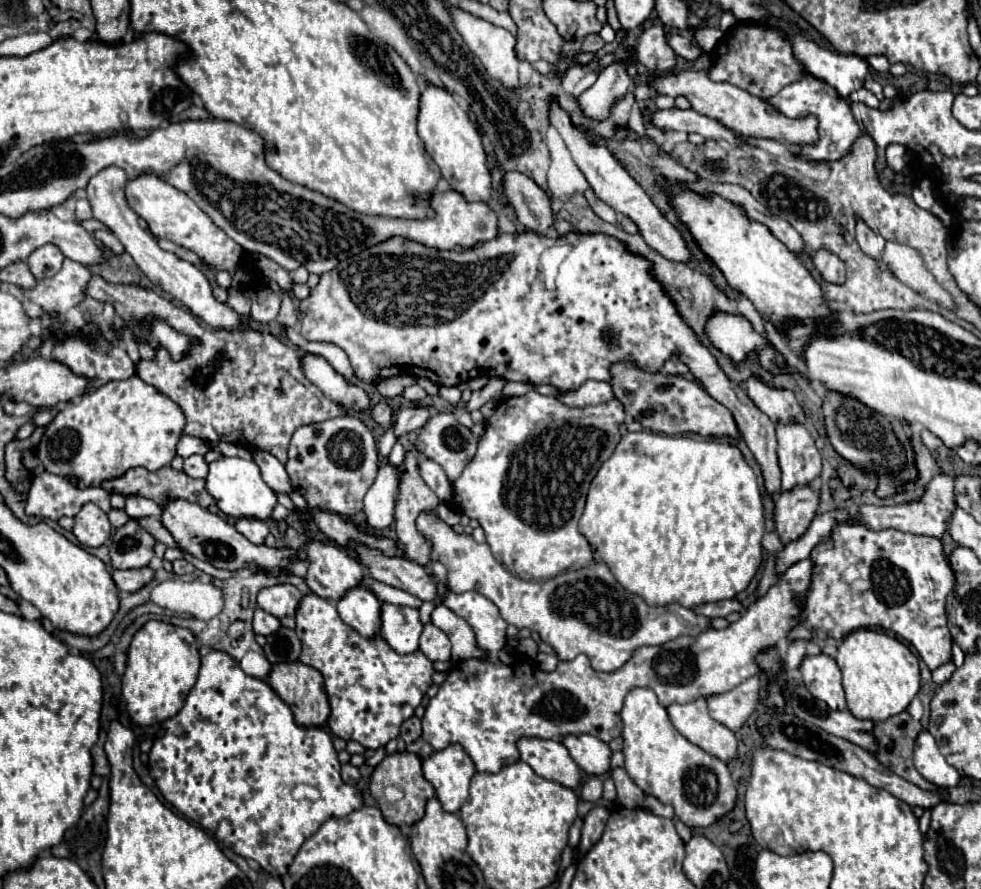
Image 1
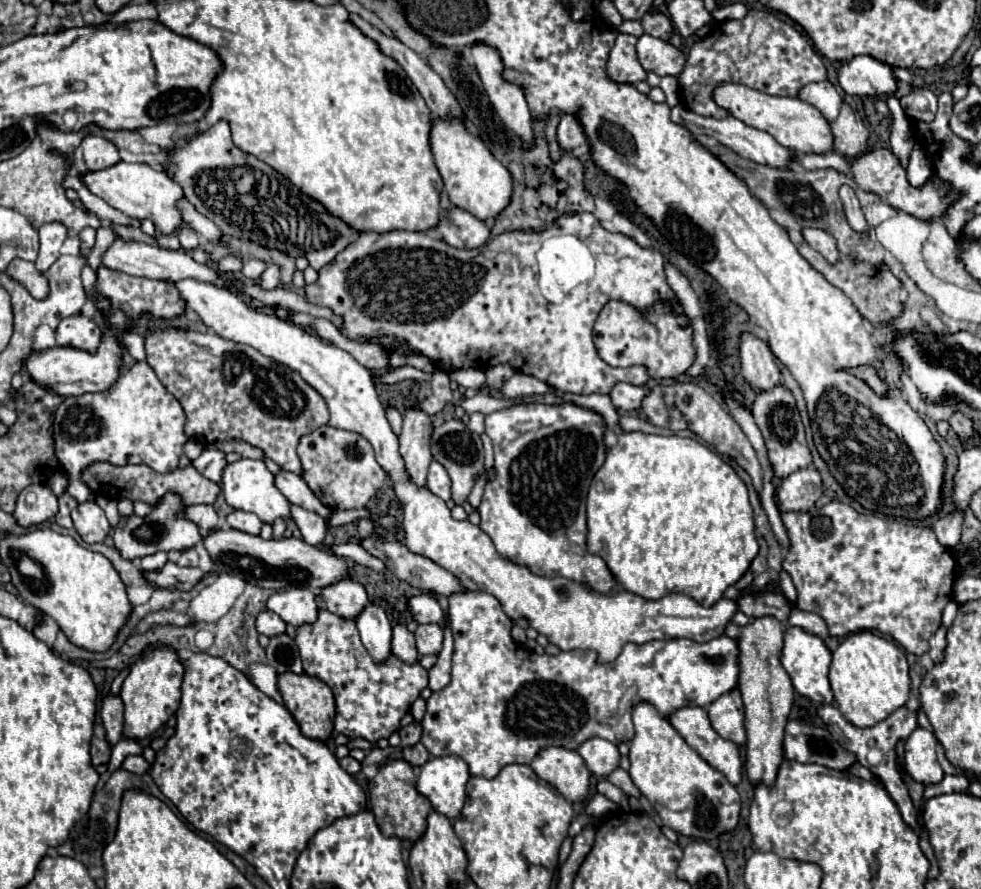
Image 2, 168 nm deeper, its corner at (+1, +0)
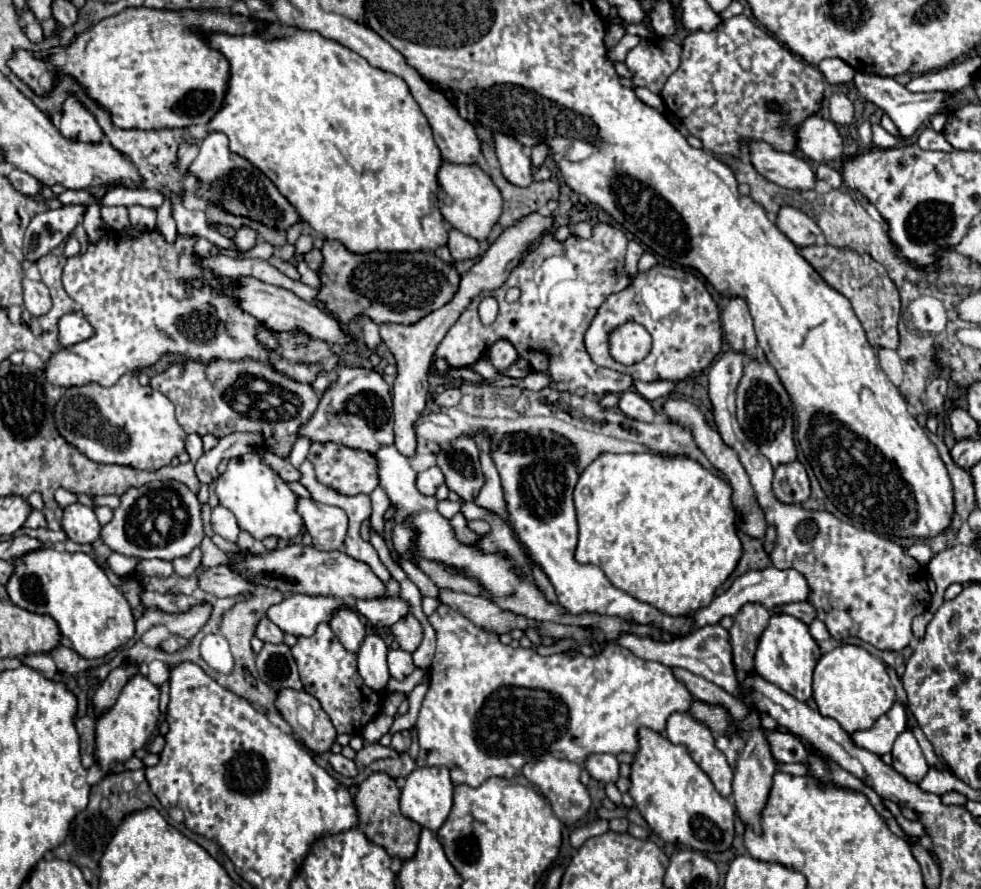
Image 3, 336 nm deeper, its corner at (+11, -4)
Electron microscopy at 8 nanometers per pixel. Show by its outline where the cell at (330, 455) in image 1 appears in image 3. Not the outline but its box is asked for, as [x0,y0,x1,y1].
[308,444,380,496]

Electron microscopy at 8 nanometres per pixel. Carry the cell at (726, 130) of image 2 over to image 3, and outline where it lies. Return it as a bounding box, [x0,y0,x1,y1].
[750,142,816,190]

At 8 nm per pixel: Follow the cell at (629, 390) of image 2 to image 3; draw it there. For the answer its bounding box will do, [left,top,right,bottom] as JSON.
[620,390,656,422]

